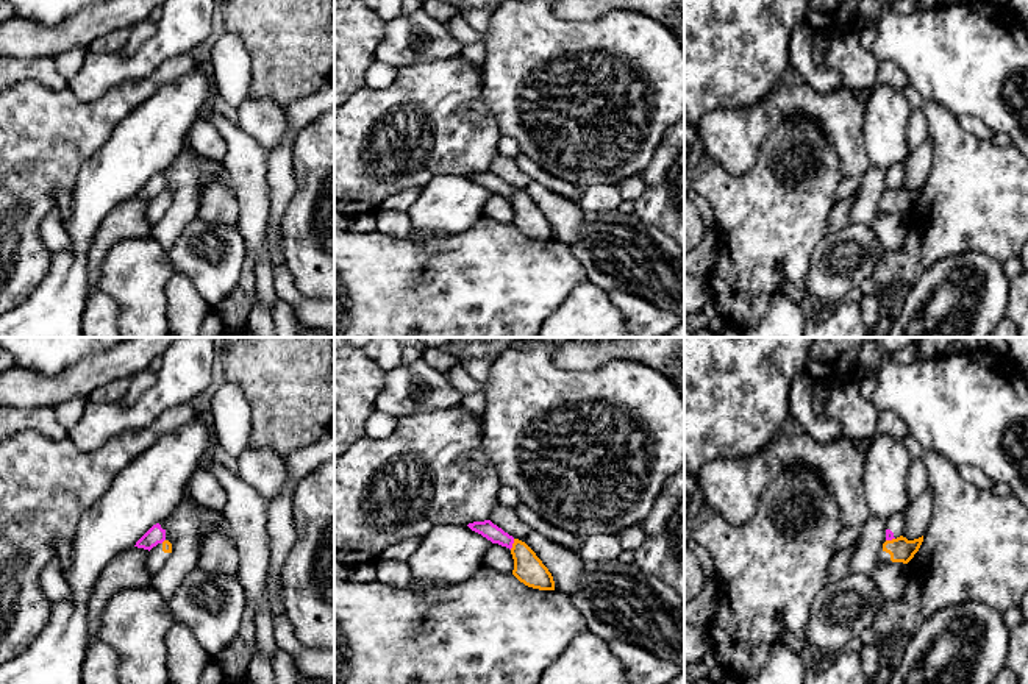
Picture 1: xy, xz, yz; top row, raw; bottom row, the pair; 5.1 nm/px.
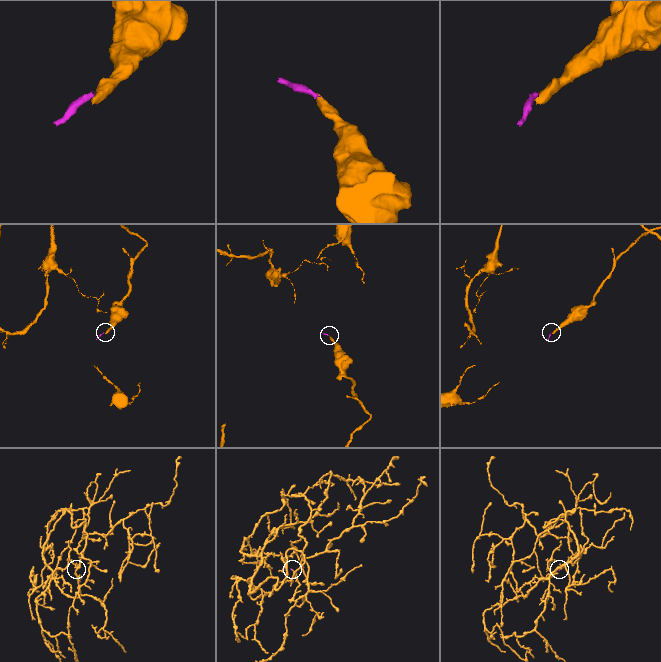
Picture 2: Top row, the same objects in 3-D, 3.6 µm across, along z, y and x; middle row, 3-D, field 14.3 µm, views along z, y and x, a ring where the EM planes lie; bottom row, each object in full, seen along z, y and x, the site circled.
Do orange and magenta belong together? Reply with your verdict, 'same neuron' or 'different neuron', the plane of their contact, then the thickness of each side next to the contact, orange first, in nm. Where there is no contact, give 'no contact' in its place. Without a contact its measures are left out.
different neuron; contact in xz; calibres 160 and 90 nm

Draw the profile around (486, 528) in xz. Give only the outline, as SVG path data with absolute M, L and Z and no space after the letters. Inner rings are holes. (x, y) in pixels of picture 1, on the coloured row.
M484 520L484 522L473 522L467 525L472 531L481 534L483 537L486 537L487 540L491 540L492 543L498 543L502 547L506 548L512 548L514 543L514 537L509 536L508 533L505 533L502 528L498 528L497 525L494 525L491 520Z

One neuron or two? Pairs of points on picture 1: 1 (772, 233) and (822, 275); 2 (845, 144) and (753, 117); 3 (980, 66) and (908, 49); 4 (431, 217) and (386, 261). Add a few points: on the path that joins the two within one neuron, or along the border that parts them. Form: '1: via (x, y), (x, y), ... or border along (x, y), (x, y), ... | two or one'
1: border along (828, 233), (806, 274), (817, 299) | two
2: via (827, 119), (813, 105), (778, 106) | one
3: via (963, 58), (952, 58), (941, 50), (925, 49) | one
4: border along (413, 227), (422, 236), (453, 231) | two

